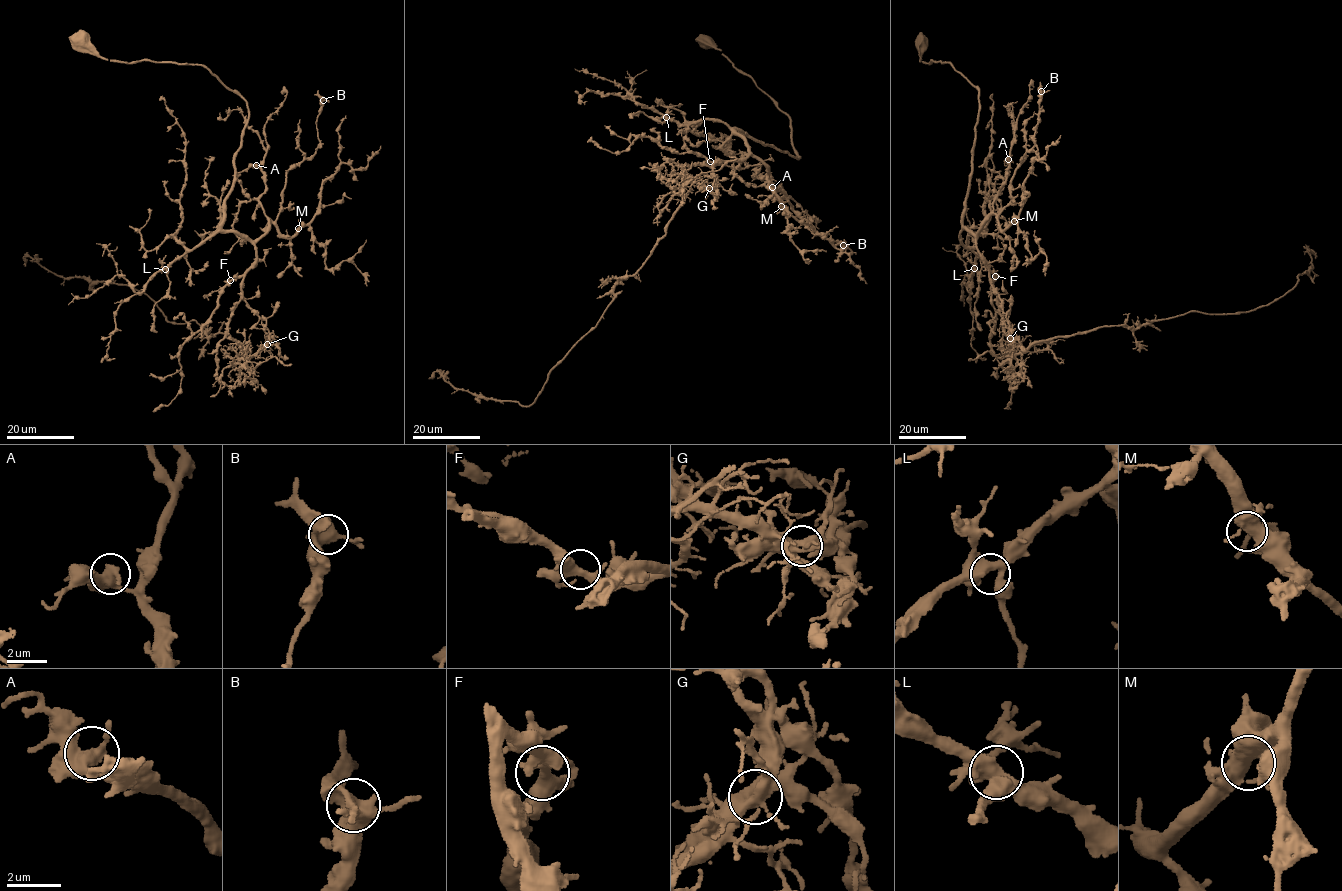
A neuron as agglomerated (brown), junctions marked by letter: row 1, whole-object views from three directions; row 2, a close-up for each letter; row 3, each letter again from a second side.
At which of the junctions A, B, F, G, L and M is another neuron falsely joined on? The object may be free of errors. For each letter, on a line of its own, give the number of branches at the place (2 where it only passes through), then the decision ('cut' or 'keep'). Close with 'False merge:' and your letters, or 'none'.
A: 4 | keep
B: 4 | keep
F: 4 | keep
G: 4 | cut
L: 4 | keep
M: 4 | keep
False merge: G

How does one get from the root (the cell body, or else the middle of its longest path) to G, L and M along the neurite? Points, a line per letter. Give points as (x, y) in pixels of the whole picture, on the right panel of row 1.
G: (922, 44), (920, 61), (951, 62), (979, 92), (963, 225), (975, 239), (1010, 338)
L: (922, 44), (920, 61), (951, 62), (979, 92), (972, 176), (960, 234), (975, 253), (974, 268)
M: (922, 44), (920, 61), (951, 62), (979, 92), (963, 226), (976, 236), (992, 214), (1003, 230), (1014, 221)

